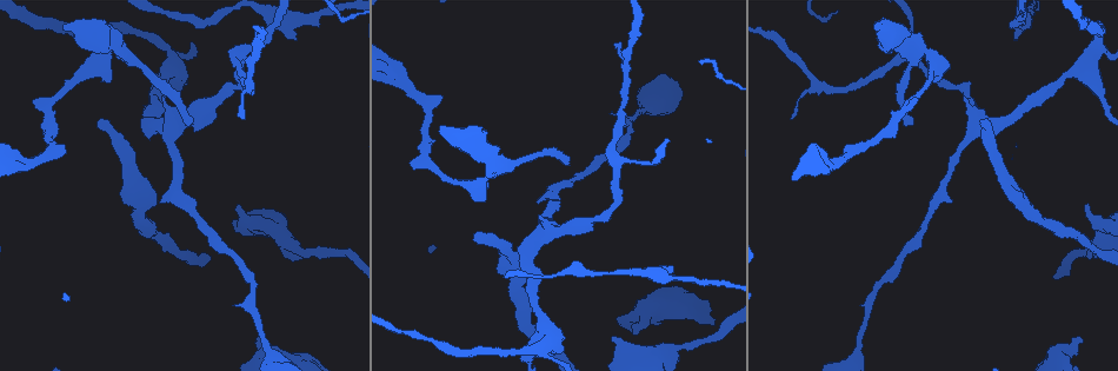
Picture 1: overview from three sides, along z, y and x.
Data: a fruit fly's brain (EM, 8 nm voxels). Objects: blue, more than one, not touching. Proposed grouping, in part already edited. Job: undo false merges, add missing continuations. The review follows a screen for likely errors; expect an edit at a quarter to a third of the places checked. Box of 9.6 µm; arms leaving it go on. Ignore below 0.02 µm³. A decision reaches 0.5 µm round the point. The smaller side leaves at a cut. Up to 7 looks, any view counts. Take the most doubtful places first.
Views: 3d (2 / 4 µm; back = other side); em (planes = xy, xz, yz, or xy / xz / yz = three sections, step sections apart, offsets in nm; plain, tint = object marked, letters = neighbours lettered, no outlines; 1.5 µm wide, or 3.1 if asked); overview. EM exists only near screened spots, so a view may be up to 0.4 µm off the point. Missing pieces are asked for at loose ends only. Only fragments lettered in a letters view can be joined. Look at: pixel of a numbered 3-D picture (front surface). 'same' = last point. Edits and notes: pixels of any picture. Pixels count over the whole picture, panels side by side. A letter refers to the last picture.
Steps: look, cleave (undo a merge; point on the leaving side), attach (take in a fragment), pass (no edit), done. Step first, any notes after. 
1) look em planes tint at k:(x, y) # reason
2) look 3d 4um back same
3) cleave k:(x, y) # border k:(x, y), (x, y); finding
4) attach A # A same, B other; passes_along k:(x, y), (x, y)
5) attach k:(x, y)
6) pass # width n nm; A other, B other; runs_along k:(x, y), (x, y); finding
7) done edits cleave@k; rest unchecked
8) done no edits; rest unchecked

look 3d 4um at 1:(566, 164) # long arm stops here

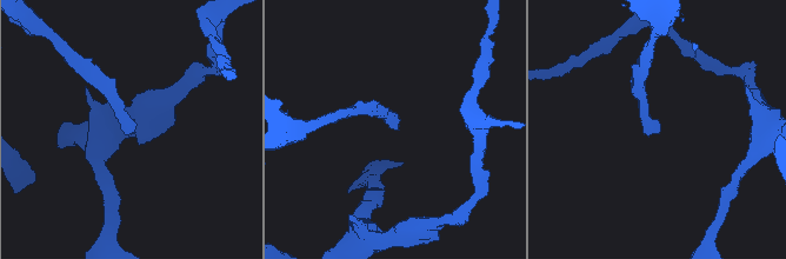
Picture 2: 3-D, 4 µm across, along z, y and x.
look em planes tint at 2:(398, 128)

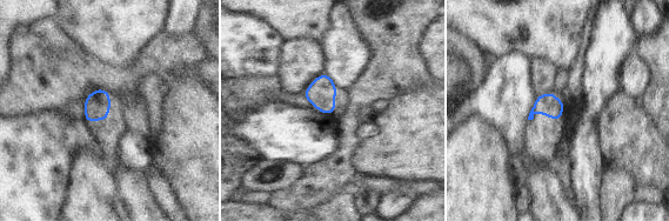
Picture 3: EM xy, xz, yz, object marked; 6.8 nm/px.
look em planes letters same

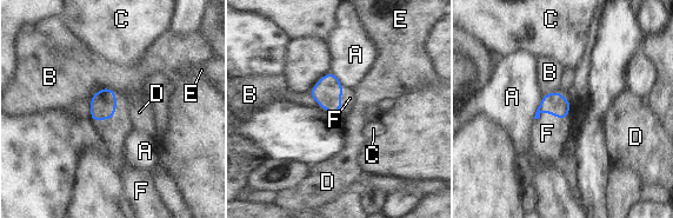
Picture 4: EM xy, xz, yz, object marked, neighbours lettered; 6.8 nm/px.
attach F # A other, B other, C other, D other, E other, F same; passes_along 4:(102, 105), (113, 117), (117, 132); the neuron continues

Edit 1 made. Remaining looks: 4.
look overview

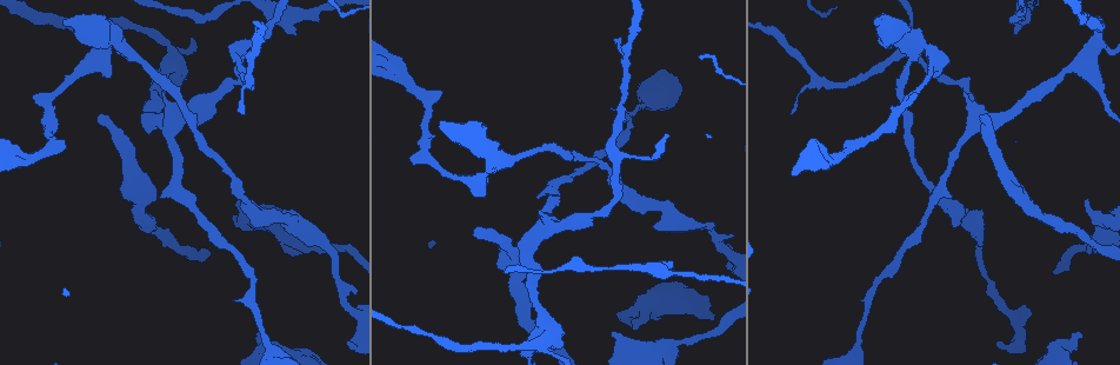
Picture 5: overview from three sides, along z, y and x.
look 3d 4um back at 5:(476, 234) # branch stops here

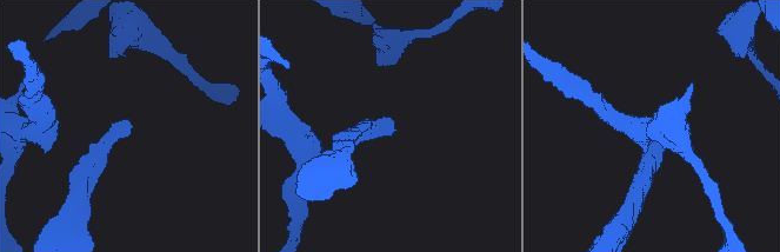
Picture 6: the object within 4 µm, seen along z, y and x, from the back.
look em planes tint at 6:(391, 125) # now the EM

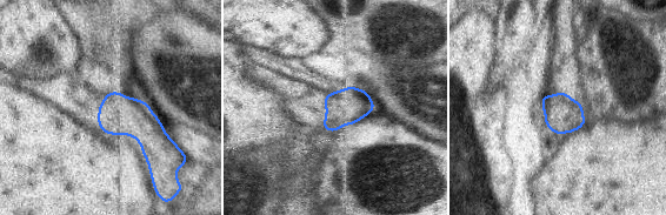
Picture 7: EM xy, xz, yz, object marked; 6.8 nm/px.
look em planes letters same # see the neighbours

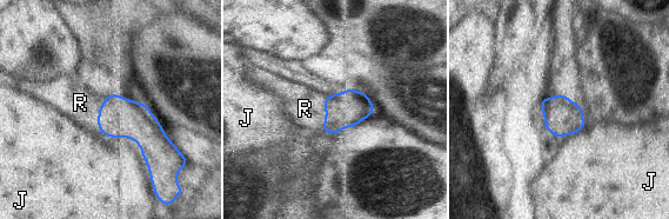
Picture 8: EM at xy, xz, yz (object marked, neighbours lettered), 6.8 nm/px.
attach R # width 240 nm; J other, R same; passes_along 8:(347, 108), (326, 114), (305, 108); the neuron continues

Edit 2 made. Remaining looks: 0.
done edits attach@4, attach@8; rest unchecked

